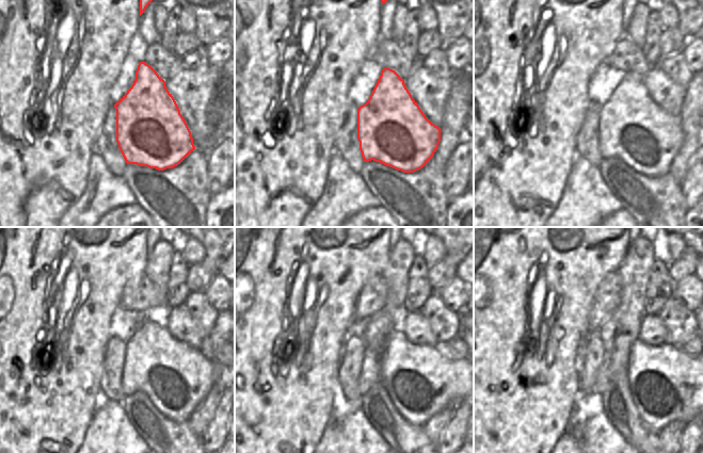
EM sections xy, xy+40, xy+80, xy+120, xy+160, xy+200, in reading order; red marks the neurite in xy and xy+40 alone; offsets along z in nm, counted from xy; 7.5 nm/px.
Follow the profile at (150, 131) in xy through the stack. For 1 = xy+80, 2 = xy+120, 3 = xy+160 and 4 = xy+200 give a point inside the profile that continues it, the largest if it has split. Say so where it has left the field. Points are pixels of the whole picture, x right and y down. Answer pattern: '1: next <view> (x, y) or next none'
1: next xy+80 (632, 127)
2: next xy+120 (176, 376)
3: next xy+160 (420, 382)
4: next xy+200 (667, 385)

